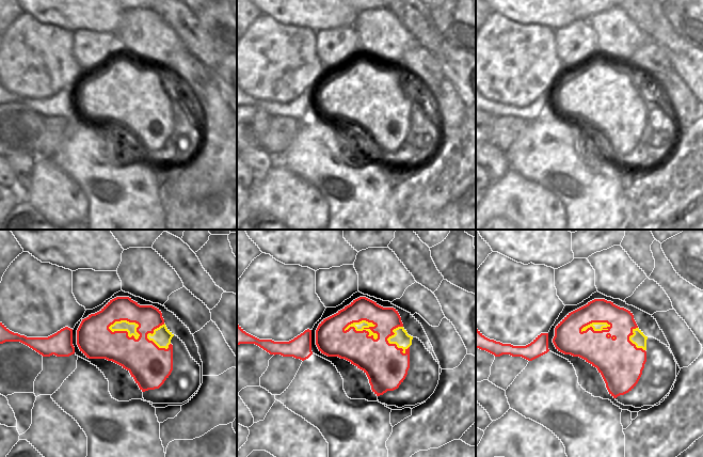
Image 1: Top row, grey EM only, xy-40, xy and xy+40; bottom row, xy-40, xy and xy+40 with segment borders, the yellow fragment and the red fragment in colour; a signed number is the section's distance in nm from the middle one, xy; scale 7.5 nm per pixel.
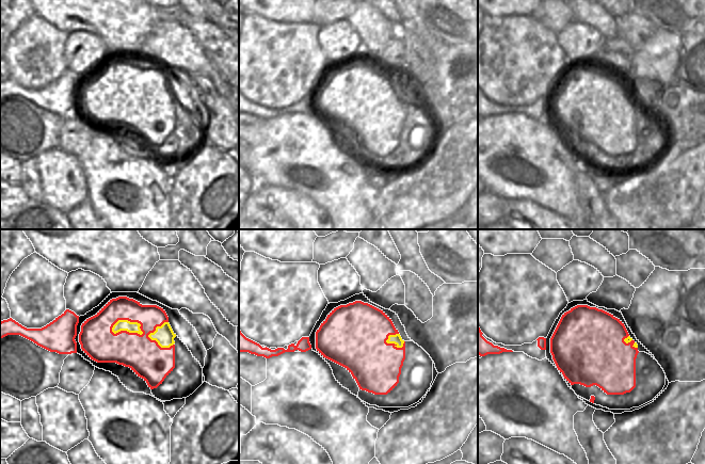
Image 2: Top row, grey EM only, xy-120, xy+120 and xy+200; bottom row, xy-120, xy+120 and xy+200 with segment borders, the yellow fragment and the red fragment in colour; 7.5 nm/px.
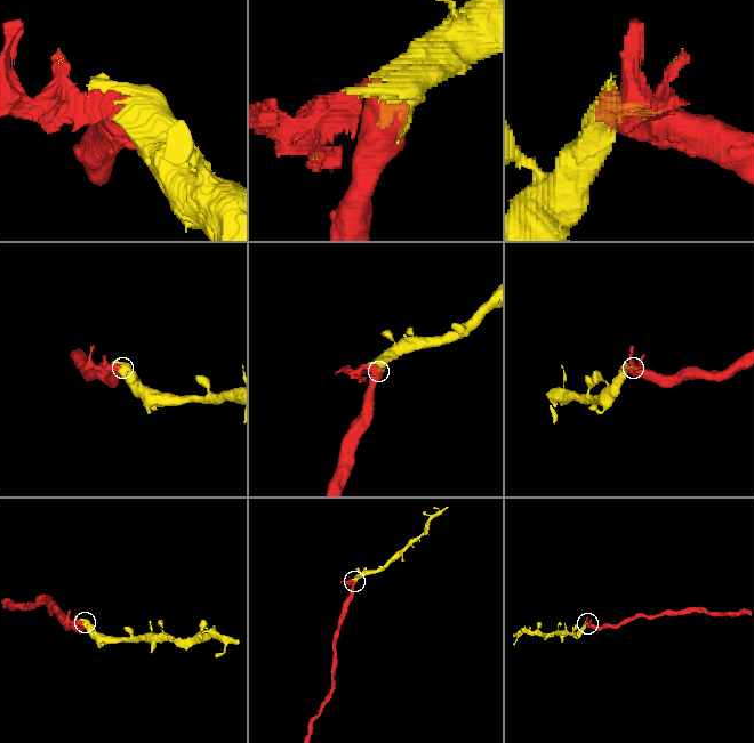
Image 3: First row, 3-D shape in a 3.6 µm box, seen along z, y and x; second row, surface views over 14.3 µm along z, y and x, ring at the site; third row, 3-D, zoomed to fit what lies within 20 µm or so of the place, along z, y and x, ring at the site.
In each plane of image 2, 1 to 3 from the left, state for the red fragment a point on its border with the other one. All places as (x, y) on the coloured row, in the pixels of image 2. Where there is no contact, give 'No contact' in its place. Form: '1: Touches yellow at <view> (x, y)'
1: Touches yellow at xy-120 (126, 330)
2: Touches yellow at xy+120 (396, 346)
3: Touches yellow at xy+200 (624, 339).

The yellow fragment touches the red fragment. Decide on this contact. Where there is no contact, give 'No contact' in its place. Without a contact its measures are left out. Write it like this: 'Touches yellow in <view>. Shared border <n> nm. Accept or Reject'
Touches yellow in xy. Shared border 280 nm. Reject.

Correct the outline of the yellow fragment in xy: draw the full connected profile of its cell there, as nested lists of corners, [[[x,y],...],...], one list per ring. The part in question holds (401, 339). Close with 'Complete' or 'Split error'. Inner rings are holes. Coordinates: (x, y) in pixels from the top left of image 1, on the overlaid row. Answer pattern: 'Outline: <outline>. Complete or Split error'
Outline: [[[398,327],[393,330],[394,335],[387,338],[389,344],[396,344],[398,348],[403,349],[403,353],[405,350],[412,345],[413,336],[409,335],[406,330],[403,327]]]. Complete.

